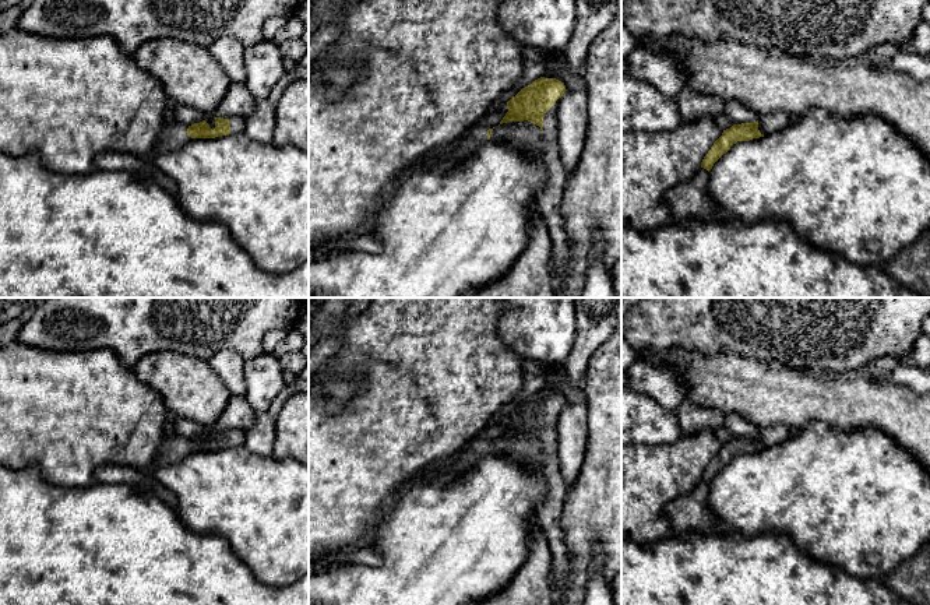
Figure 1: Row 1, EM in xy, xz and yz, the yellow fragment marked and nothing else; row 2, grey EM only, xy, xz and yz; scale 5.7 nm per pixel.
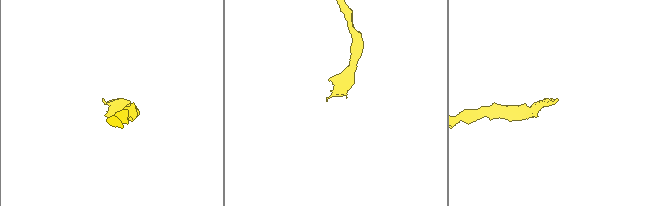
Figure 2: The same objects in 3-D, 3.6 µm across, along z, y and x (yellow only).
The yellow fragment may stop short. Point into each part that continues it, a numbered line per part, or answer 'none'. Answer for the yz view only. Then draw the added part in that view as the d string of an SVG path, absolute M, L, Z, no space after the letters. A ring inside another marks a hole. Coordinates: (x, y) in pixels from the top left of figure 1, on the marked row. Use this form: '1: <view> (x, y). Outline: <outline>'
1: yz (768, 123). Outline: M783 112L760 113L758 130L761 134L768 136L789 126L795 119L788 117Z

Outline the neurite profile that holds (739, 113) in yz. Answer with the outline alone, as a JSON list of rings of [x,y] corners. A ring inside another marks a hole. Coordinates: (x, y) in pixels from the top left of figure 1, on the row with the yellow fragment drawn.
[[[725,101],[723,113],[733,122],[733,124],[754,123],[758,119],[758,113],[748,109],[740,101]]]

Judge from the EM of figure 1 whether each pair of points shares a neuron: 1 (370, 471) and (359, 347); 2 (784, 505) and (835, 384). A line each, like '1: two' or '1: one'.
1: one
2: two

